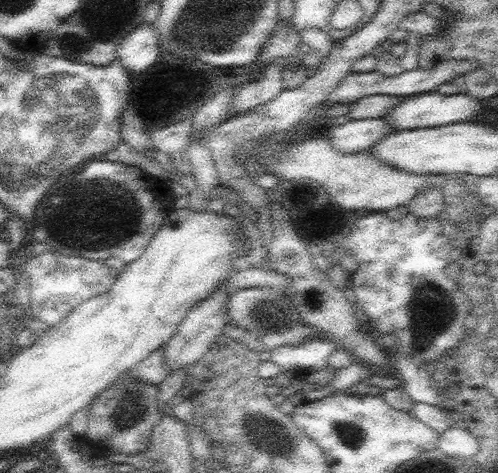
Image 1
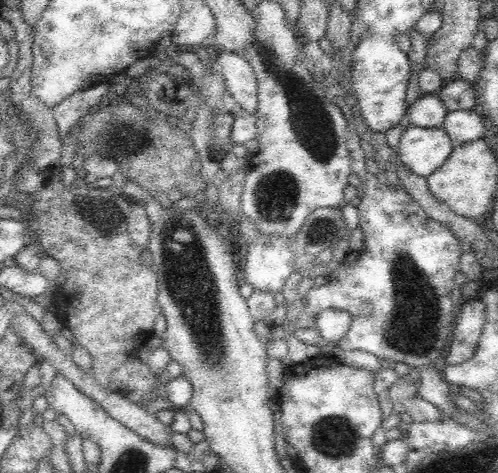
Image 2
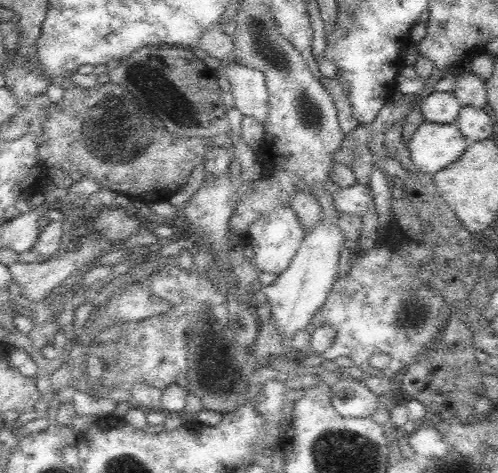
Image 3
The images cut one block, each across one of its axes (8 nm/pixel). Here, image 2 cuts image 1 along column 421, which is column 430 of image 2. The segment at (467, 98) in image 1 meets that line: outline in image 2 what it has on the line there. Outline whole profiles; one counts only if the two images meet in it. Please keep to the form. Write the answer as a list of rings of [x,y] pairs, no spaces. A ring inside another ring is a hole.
[[[422,94],[408,112],[410,124],[420,128],[442,128],[448,114],[438,94]]]

